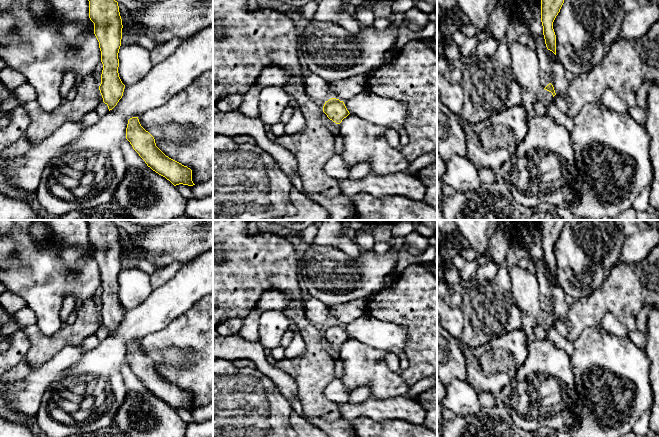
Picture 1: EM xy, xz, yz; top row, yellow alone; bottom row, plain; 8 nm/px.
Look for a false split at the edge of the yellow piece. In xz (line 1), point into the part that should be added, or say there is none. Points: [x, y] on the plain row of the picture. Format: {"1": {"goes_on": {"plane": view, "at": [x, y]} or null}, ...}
{"1": {"goes_on": null}}

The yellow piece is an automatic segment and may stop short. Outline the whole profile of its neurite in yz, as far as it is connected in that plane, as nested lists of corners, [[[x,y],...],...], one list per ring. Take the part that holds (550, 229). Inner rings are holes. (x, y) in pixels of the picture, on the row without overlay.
[[[542,220],[541,223],[541,246],[543,259],[548,274],[556,279],[556,259],[553,246],[560,236],[566,220]]]

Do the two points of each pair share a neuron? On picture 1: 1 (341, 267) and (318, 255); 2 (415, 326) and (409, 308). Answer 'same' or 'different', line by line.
1: same
2: same

